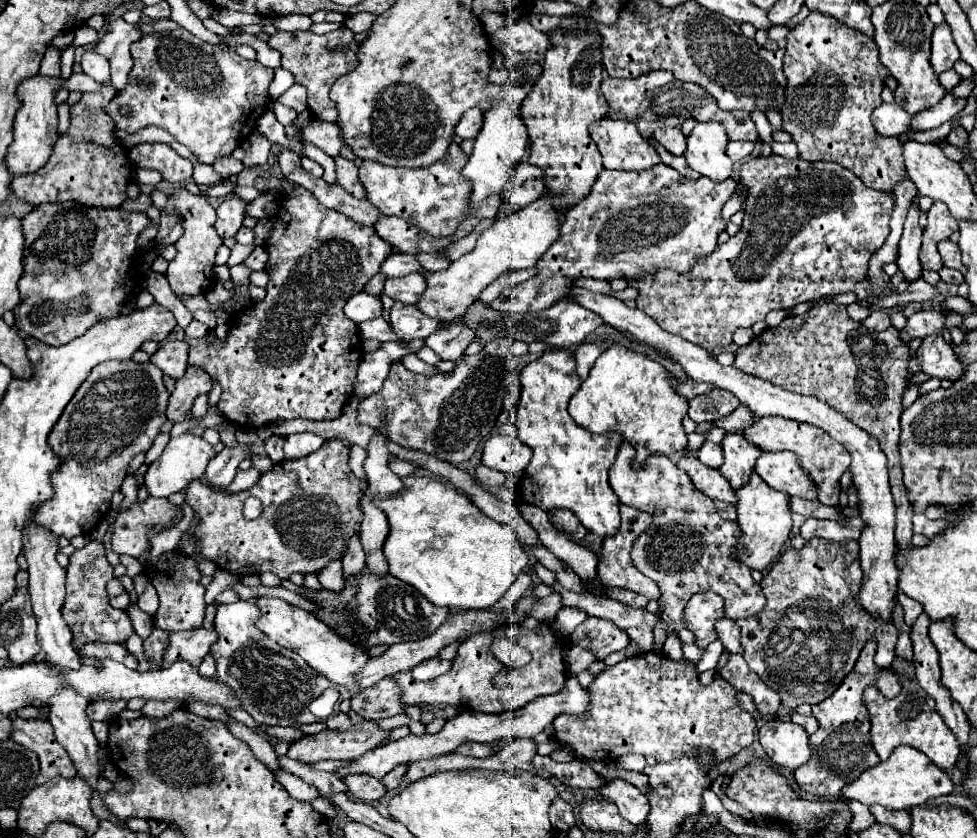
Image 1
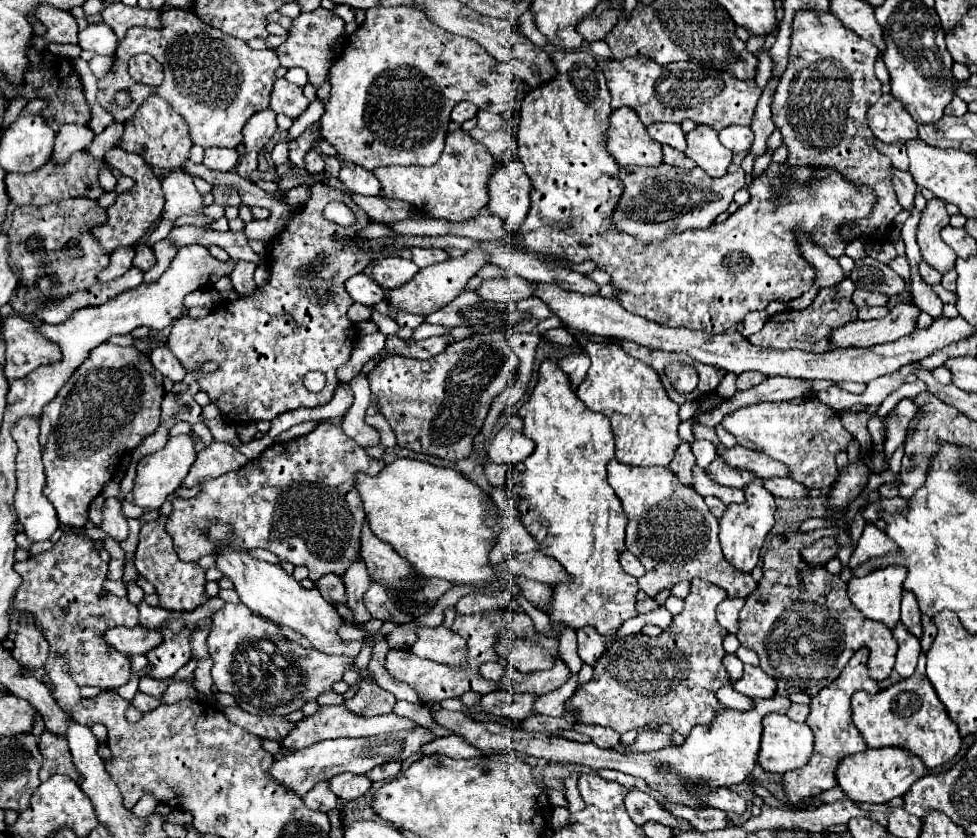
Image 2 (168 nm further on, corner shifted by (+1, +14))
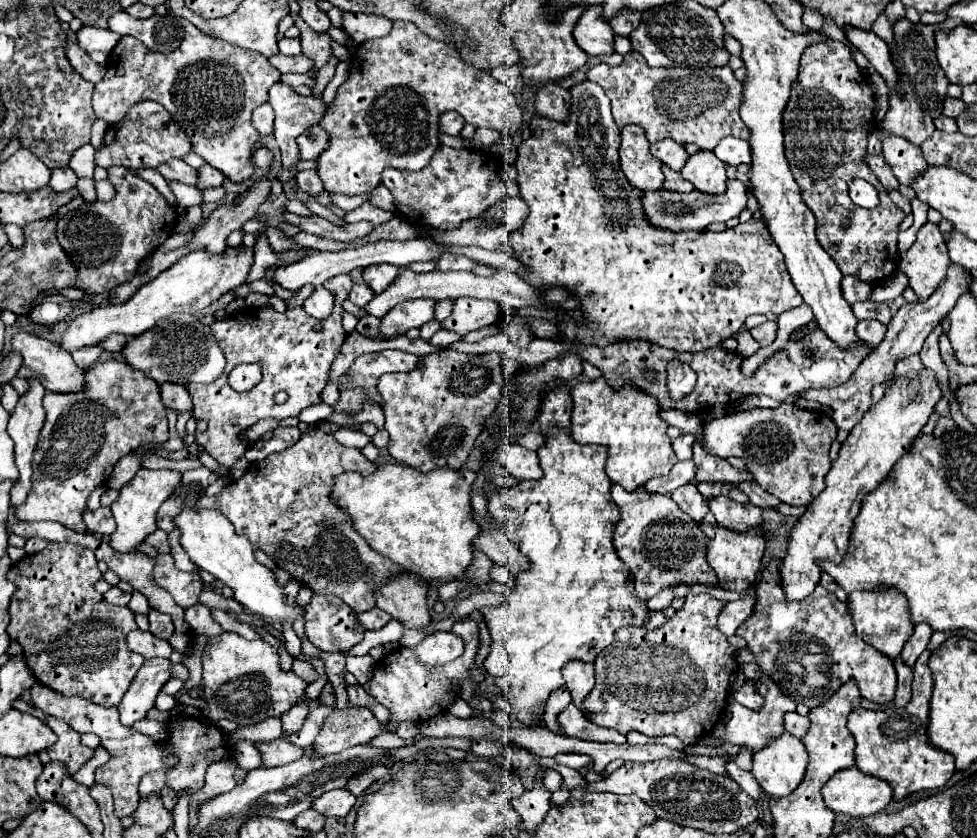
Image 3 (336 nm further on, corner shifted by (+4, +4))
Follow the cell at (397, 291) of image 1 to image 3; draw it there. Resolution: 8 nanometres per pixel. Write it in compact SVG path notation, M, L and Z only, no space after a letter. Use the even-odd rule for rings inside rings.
M372 264L372 268L362 270L362 276L364 276L364 282L374 290L374 294L380 294L398 276L398 268L392 264Z

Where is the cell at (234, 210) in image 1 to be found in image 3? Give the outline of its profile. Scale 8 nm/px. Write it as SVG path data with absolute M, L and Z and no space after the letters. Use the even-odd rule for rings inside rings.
M268 102L260 104L254 112L252 112L252 122L254 122L254 128L264 136L264 134L272 134L272 122L274 122L274 116L272 116L272 106Z

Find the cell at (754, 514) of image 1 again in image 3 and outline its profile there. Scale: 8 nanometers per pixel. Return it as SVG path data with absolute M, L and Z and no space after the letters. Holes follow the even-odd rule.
M716 526L716 536L712 538L712 542L708 544L708 552L706 552L706 560L710 564L710 568L716 572L718 584L724 590L732 590L732 592L744 592L750 584L756 582L756 576L760 572L760 562L764 556L764 536L760 532L746 532L746 534L738 534L726 528Z

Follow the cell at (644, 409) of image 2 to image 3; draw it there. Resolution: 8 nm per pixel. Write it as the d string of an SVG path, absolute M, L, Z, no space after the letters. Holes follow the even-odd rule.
M600 376L598 380L592 382L578 382L576 386L572 386L572 438L578 444L600 444L608 448L608 464L606 464L606 474L610 476L610 480L614 484L620 484L624 490L632 492L636 488L640 488L644 482L648 482L654 476L664 476L672 470L672 466L678 462L672 446L670 446L670 438L666 436L666 428L668 424L664 420L660 420L658 412L658 402L652 396L646 396L644 392L640 392L638 388L634 388L630 382L620 388L620 390L612 390L610 384L606 382L604 376Z

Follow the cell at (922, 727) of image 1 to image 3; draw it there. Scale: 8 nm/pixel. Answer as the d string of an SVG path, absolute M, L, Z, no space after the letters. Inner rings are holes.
M924 650L914 666L914 692L904 708L890 706L886 710L856 708L848 716L848 728L856 738L856 766L868 776L886 780L892 786L892 800L904 800L920 790L934 790L944 786L954 774L952 754L936 750L926 740L928 700L932 694L932 672L928 668L930 650Z

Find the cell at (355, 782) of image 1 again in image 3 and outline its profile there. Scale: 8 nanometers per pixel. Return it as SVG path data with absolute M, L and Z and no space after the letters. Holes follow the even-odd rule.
M332 790L332 792L324 792L322 796L318 796L312 802L312 810L320 812L326 818L338 818L338 816L346 816L350 812L350 808L354 806L356 798L348 792L348 790Z

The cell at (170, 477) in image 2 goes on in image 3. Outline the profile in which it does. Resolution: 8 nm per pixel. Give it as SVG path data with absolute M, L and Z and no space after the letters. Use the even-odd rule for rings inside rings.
M140 468L136 476L122 486L120 496L112 504L112 514L116 518L116 532L110 536L110 546L118 552L136 552L140 544L144 544L146 536L156 530L156 510L162 502L172 494L172 488L180 484L182 474L176 470L146 470Z

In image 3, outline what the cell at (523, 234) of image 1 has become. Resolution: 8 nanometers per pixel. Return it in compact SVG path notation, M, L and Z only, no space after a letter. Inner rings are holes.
M420 298L420 300L406 300L398 306L394 306L380 322L378 332L382 340L396 338L400 334L406 334L410 328L420 328L422 324L430 322L434 318L434 304L436 300Z

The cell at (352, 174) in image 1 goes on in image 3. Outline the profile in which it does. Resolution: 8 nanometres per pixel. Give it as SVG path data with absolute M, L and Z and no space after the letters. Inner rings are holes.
M382 184L370 194L370 202L382 210L388 210L388 212L396 212L396 204L392 200L392 194L388 192L388 188L384 188Z

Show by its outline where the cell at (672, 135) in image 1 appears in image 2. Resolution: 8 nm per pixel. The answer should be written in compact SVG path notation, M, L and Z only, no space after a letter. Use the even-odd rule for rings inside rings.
M657 122L655 126L647 126L647 132L653 140L661 144L669 144L675 150L685 150L685 134L679 124L669 124L669 122Z

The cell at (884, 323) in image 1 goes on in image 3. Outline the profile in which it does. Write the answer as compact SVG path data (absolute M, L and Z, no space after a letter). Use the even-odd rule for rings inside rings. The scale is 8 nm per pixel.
M860 320L858 322L858 338L866 344L872 344L872 346L878 346L880 340L884 340L884 332L886 332L886 326L880 324L878 320Z

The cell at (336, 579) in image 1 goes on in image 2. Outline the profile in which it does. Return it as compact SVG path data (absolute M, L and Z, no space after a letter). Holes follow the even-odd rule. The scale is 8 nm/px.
M327 574L317 580L317 590L327 602L347 602L343 580L337 574Z

